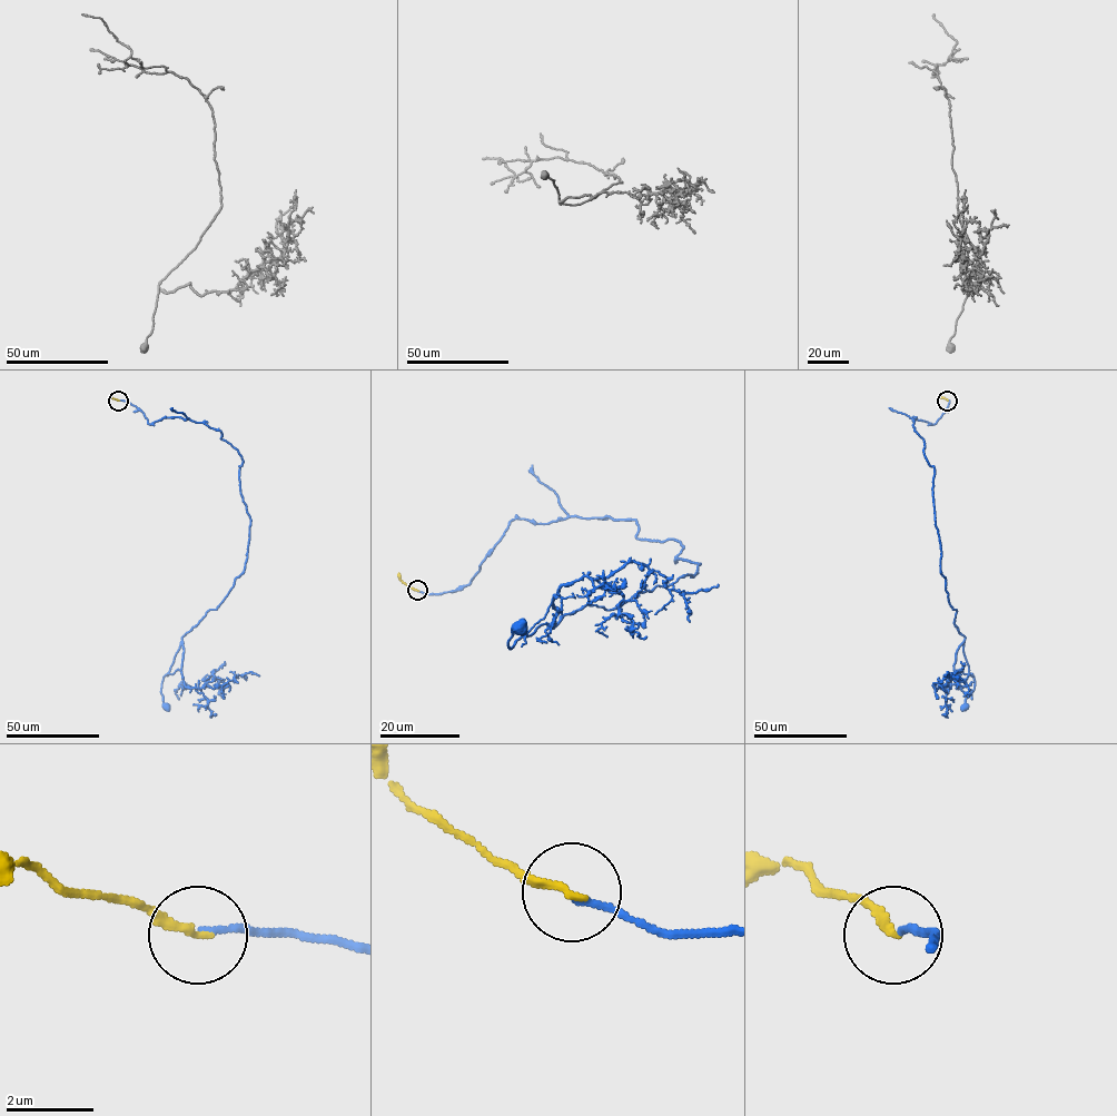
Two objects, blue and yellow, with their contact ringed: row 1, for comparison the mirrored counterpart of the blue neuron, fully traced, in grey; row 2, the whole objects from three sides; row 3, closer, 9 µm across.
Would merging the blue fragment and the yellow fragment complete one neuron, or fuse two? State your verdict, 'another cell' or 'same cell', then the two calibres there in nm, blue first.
same cell | 130/190 nm

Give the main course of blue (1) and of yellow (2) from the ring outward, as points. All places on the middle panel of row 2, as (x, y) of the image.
1: (417, 591), (461, 589), (523, 519), (634, 519), (639, 539), (700, 563), (510, 648), (522, 628)
2: (417, 590), (406, 585), (398, 573)

